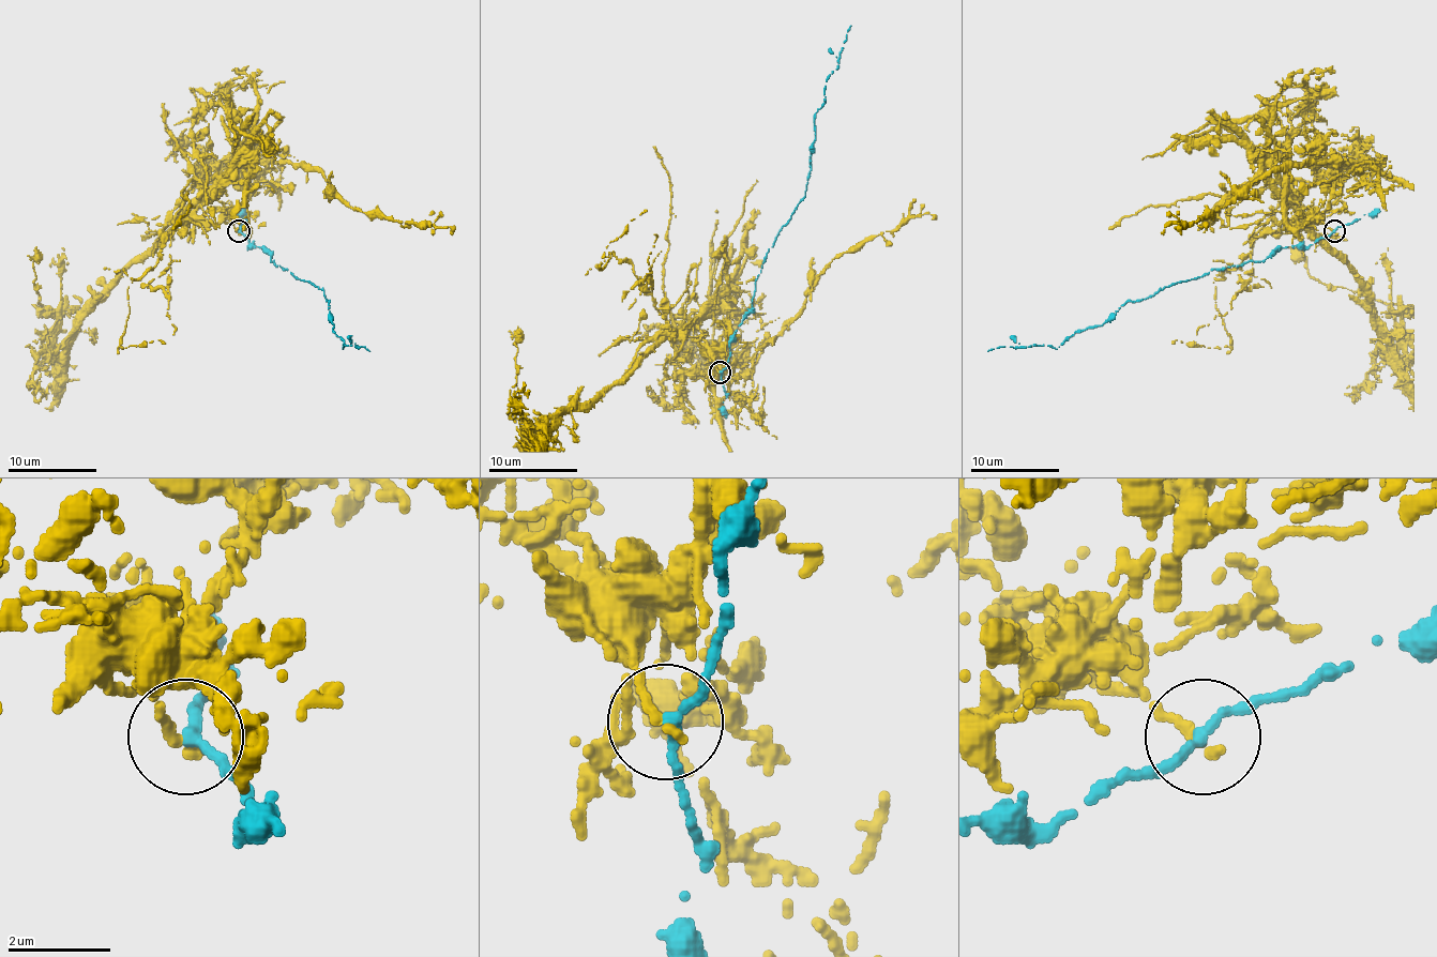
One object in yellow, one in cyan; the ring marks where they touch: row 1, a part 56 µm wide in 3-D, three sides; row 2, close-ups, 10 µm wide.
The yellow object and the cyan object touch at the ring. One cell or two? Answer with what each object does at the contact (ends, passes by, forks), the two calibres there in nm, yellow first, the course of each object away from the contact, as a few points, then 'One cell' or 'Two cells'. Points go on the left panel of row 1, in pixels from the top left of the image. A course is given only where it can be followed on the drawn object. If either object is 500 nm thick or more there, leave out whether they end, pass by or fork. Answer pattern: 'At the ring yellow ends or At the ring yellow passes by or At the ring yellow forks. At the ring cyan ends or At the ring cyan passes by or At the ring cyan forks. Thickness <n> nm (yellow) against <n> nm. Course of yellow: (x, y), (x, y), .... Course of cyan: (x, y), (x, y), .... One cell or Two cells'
At the ring yellow ends. At the ring cyan passes by. Thickness 240 nm (yellow) against 220 nm. Course of yellow: (238, 231), (222, 210), (180, 218), (51, 351), (47, 334), (58, 316), (40, 307), (33, 283), (35, 247). Course of cyan: (238, 231), (248, 247), (262, 247), (273, 262), (324, 291), (342, 349), (356, 345), (368, 351). Two cells

